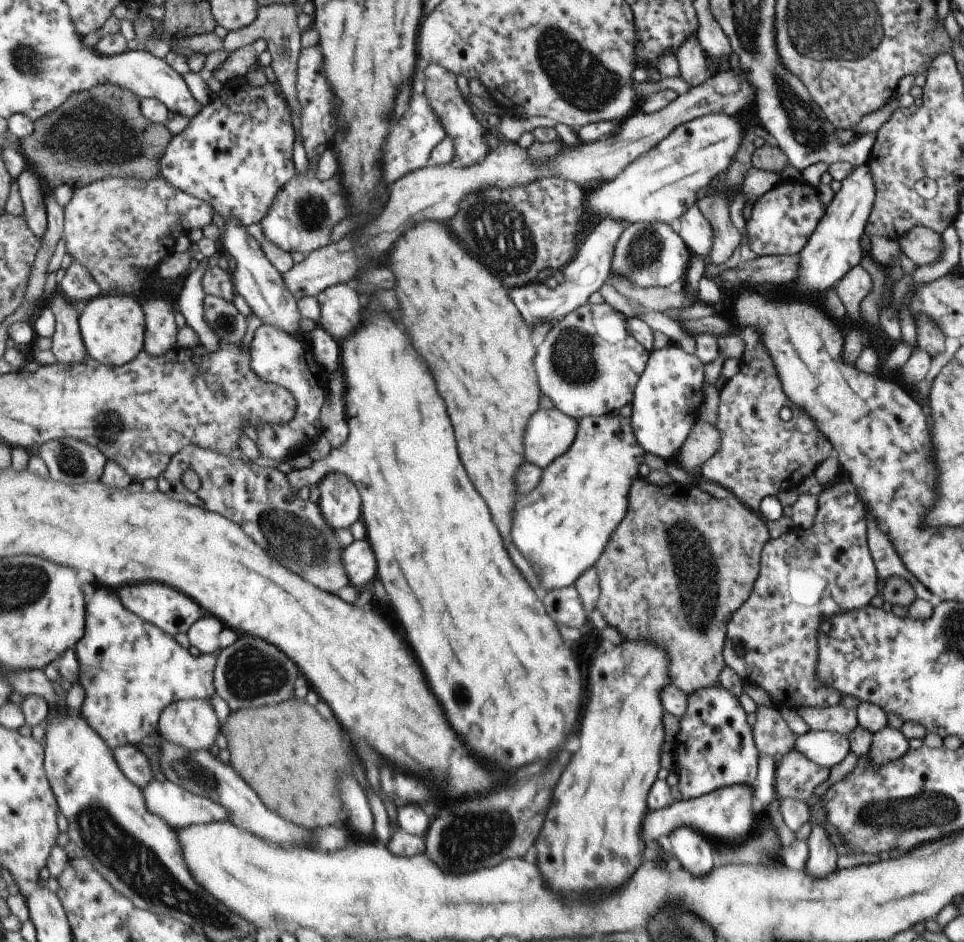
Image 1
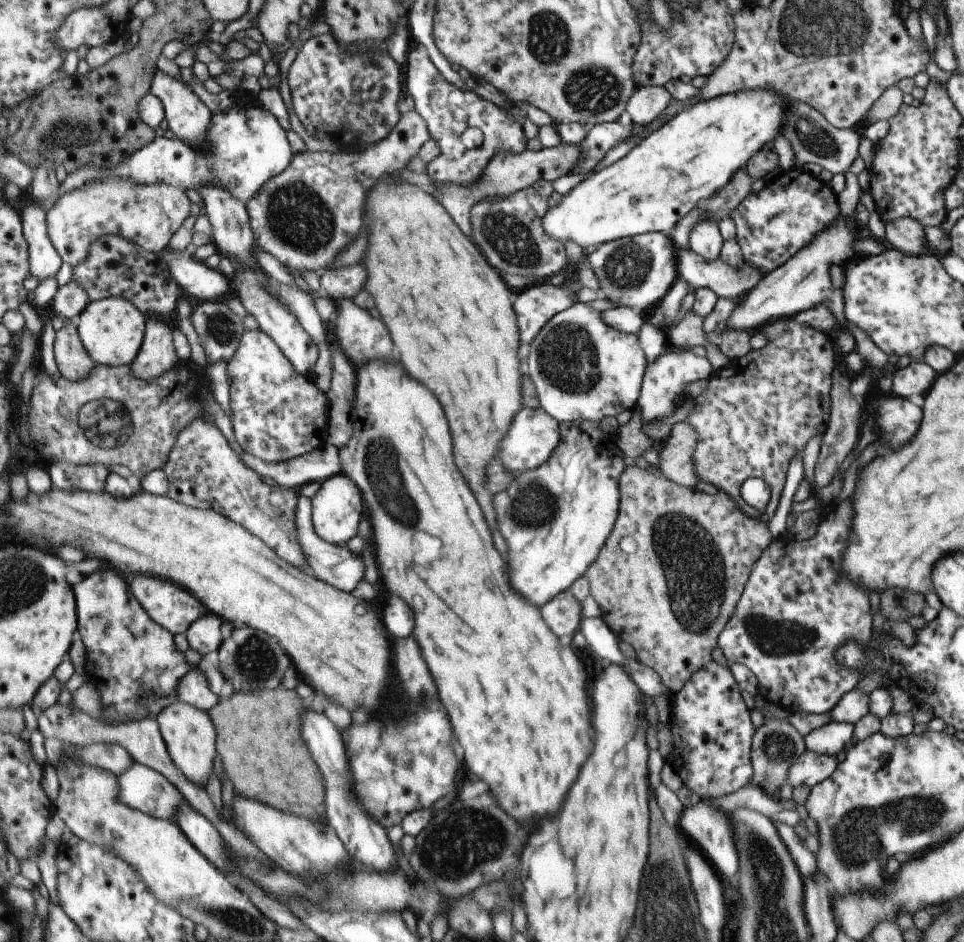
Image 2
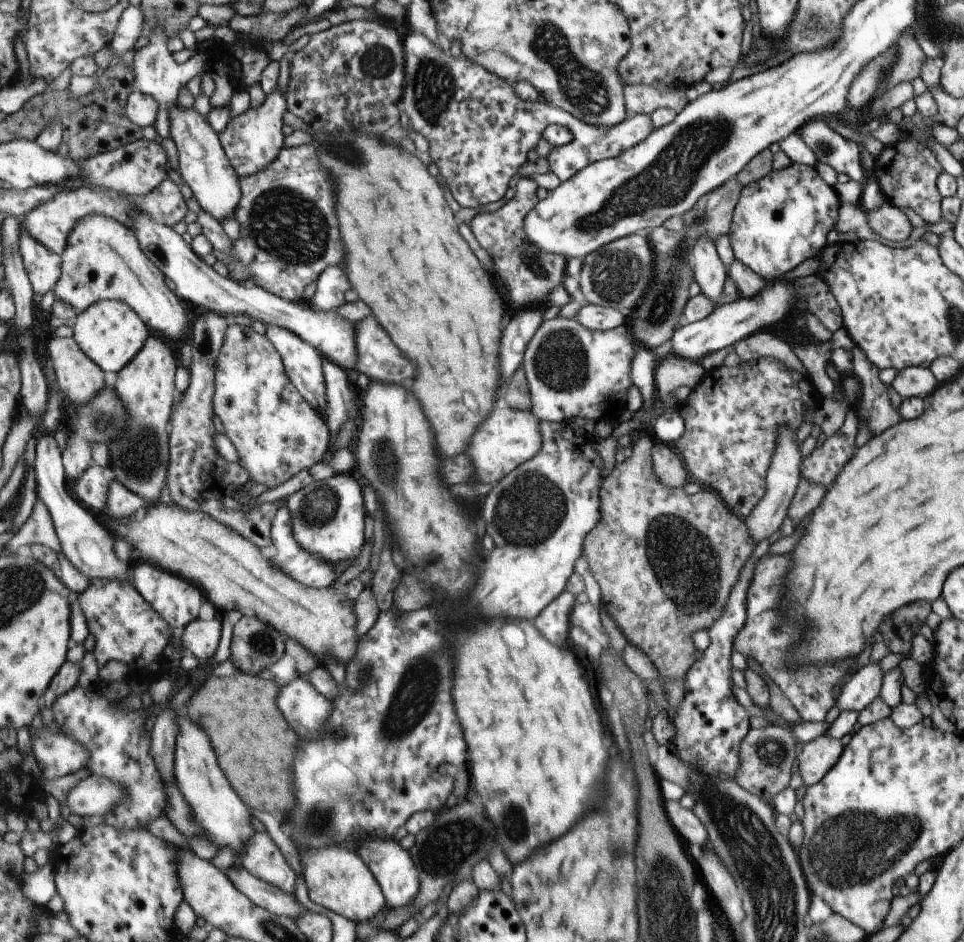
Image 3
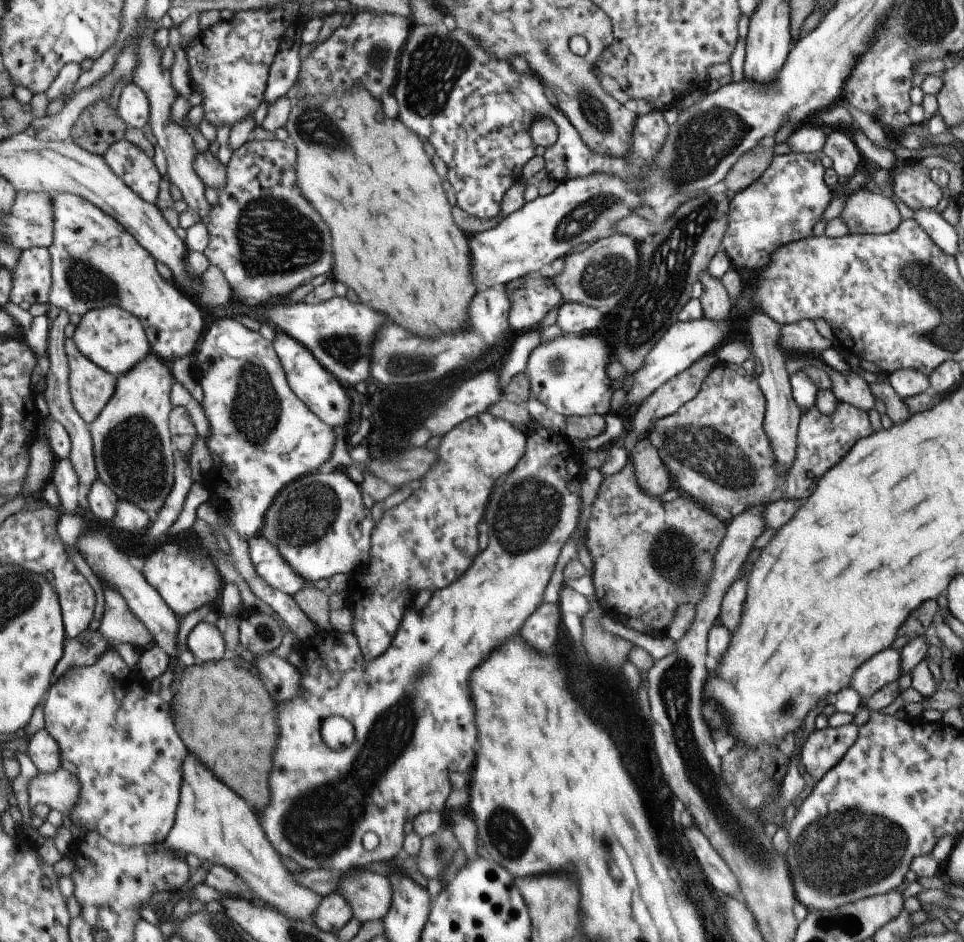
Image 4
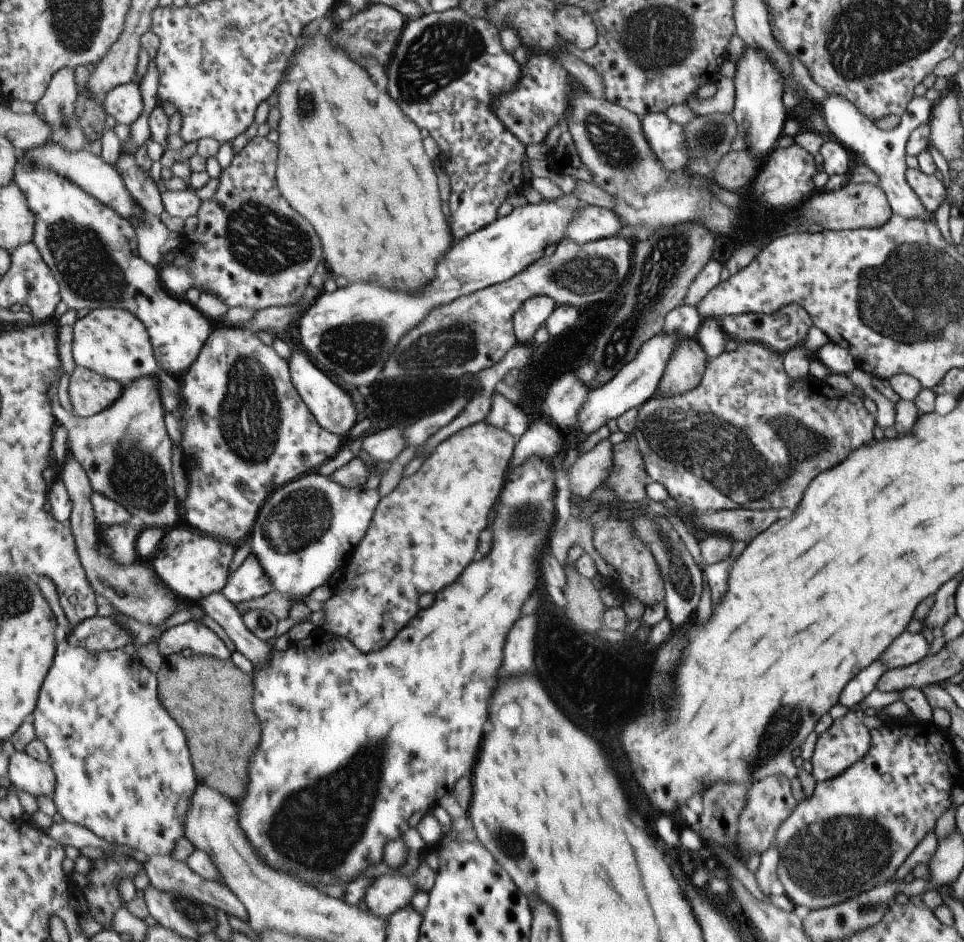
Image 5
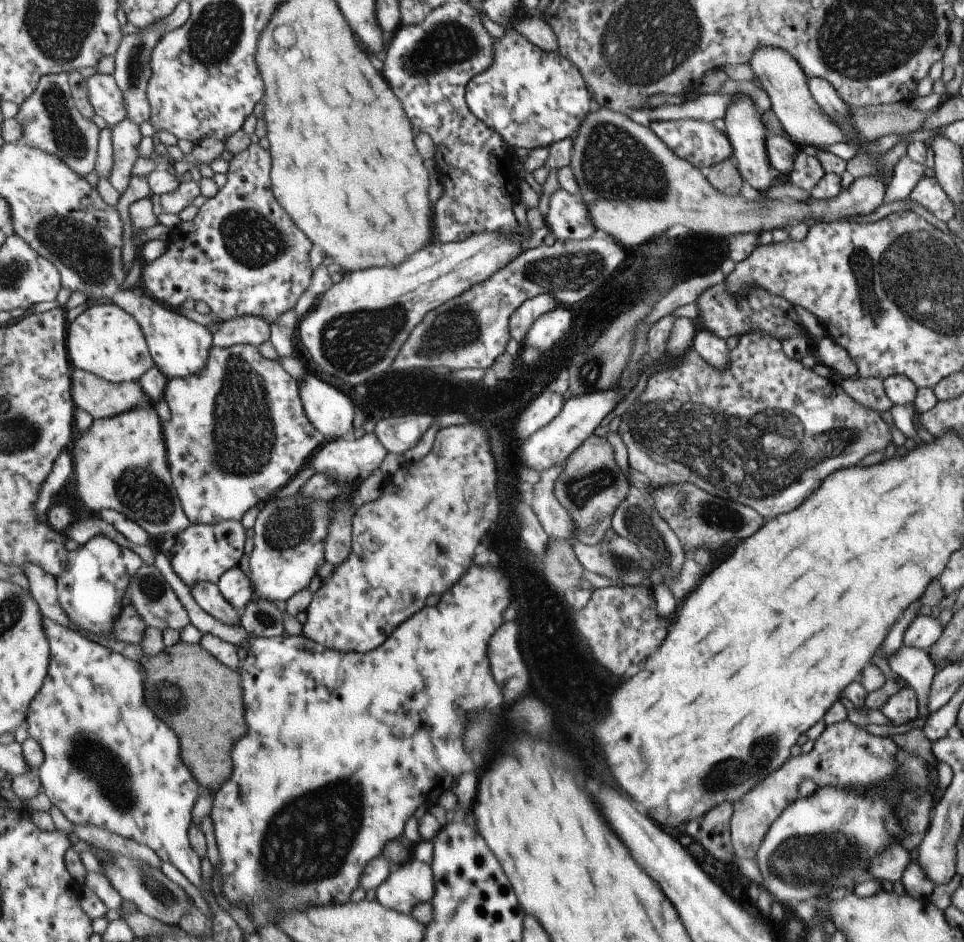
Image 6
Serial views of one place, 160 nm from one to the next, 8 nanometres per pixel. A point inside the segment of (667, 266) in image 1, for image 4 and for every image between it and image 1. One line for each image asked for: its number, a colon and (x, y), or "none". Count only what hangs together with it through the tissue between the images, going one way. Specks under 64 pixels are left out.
2: (636, 271)
3: (615, 276)
4: (602, 273)

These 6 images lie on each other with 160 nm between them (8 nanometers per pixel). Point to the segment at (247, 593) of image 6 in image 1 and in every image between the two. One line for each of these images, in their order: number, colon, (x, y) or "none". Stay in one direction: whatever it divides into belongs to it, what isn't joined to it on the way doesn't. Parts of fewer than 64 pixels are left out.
1: (359, 558)
2: (336, 564)
3: (309, 569)
4: (269, 562)
5: (250, 580)

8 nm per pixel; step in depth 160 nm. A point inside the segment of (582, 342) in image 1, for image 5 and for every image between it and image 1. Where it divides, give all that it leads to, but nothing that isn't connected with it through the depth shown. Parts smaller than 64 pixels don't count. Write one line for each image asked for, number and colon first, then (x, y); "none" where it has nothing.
2: (584, 369)
3: (573, 372)
4: (567, 374)
5: (565, 399)

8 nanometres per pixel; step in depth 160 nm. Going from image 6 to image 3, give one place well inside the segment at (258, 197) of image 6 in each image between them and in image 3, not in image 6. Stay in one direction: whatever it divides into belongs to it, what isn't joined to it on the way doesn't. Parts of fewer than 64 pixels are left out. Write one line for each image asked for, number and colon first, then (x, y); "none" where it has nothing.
3: (290, 235)
4: (268, 240)
5: (251, 247)

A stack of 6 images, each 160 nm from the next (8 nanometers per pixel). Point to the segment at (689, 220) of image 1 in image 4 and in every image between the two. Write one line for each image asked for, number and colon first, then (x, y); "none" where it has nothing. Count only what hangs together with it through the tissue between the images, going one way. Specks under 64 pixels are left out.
2: (704, 239)
3: (708, 272)
4: (715, 302)

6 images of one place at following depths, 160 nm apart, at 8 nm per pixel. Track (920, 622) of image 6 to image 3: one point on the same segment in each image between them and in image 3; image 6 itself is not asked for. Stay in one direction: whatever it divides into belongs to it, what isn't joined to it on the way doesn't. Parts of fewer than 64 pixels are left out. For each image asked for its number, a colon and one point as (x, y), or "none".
3: (863, 686)
4: (883, 668)
5: (909, 648)

